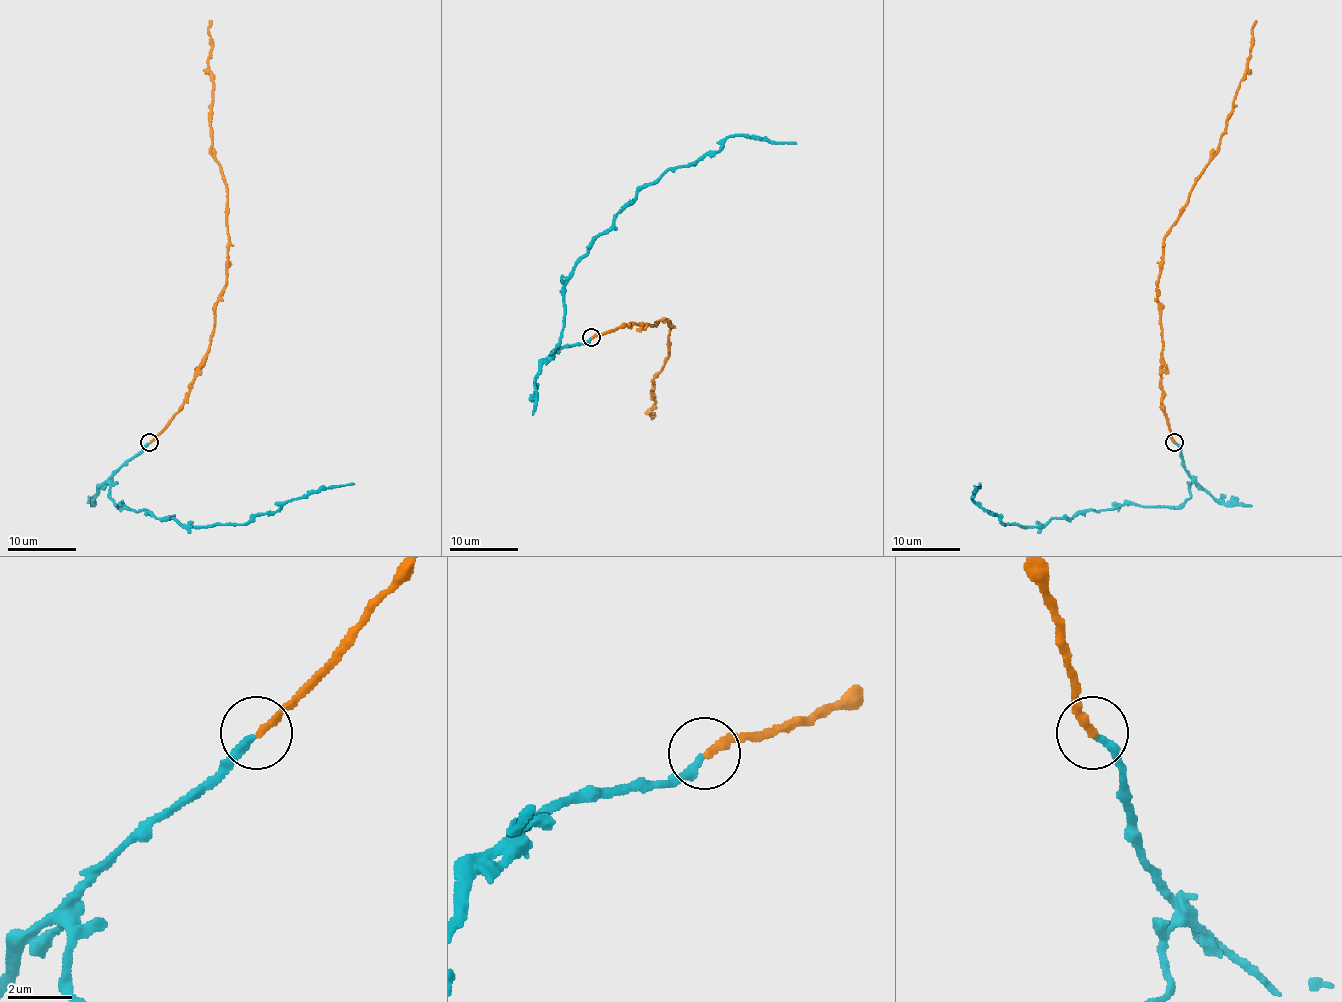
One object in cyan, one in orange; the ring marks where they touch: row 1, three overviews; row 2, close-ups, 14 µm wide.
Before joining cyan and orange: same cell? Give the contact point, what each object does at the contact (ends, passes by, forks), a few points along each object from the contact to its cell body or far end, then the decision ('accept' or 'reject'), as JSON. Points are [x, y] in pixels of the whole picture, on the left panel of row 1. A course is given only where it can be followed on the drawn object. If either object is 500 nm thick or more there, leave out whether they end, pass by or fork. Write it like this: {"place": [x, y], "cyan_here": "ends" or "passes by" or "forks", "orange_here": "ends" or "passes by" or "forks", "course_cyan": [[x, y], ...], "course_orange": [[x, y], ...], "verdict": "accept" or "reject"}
{"place": [149, 442], "cyan_here": "ends", "orange_here": "ends", "course_cyan": [[149, 442], [110, 478], [110, 497], [127, 509], [151, 511], [183, 524], [246, 524], [287, 501], [354, 483]], "course_orange": [[149, 442], [180, 408], [190, 390], [210, 343], [214, 304], [226, 284], [227, 186], [210, 149], [210, 21]], "verdict": "accept"}

